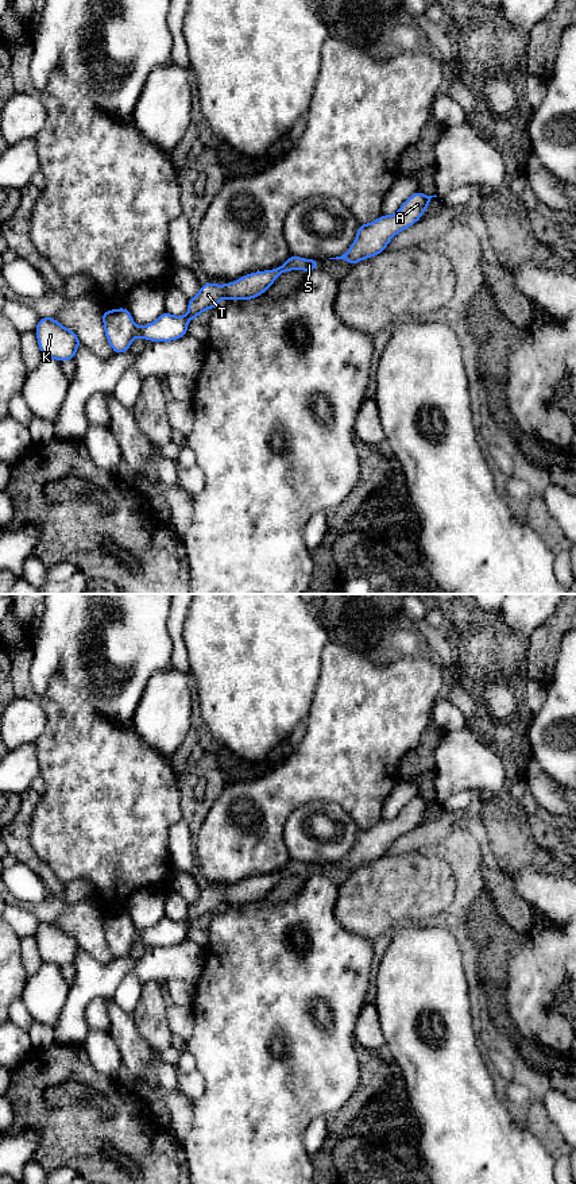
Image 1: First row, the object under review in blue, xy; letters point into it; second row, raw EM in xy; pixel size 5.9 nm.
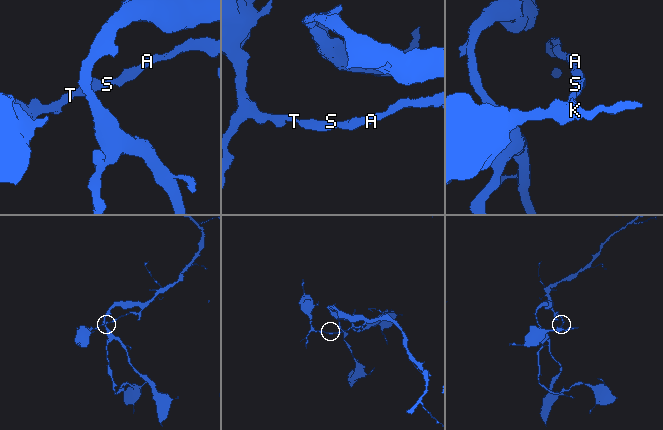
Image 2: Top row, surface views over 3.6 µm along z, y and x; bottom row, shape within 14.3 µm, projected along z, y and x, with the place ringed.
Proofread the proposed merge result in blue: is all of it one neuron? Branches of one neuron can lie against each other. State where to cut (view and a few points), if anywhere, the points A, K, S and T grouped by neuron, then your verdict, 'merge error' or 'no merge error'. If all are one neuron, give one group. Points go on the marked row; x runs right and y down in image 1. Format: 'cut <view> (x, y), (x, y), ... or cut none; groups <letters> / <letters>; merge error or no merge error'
cut none; groups A K S T; no merge error

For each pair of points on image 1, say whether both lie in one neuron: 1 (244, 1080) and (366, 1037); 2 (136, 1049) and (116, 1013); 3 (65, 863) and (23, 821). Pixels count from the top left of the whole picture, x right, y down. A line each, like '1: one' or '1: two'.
1: two
2: one
3: two

